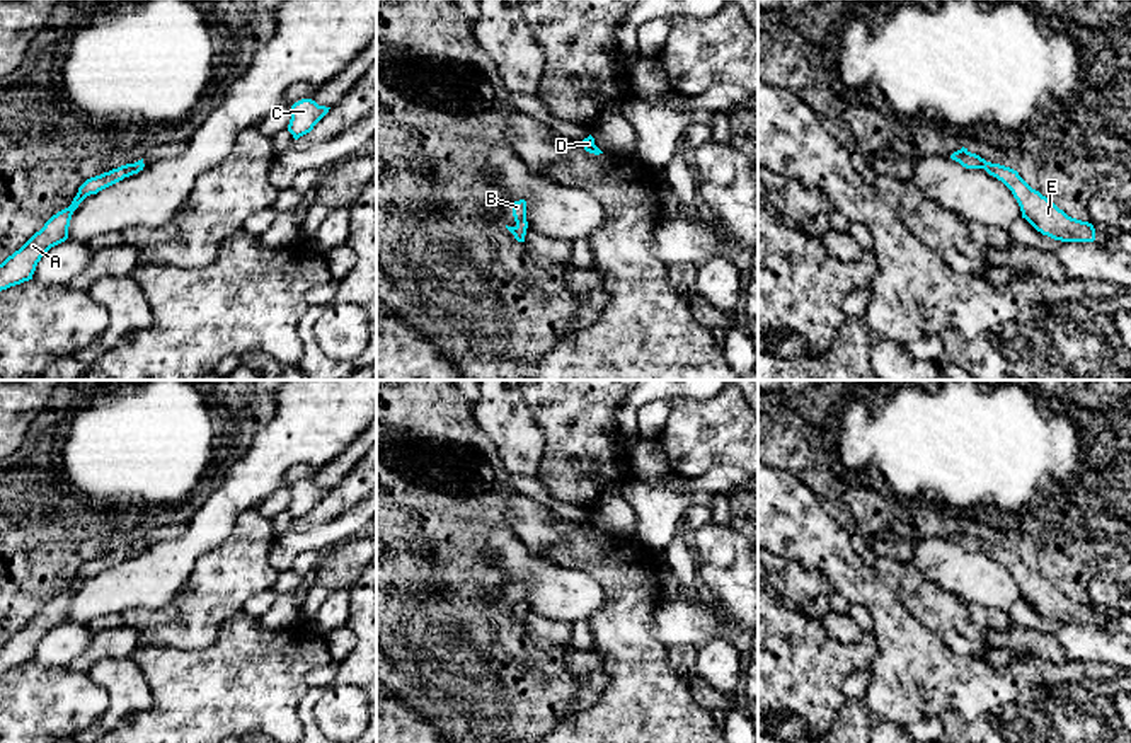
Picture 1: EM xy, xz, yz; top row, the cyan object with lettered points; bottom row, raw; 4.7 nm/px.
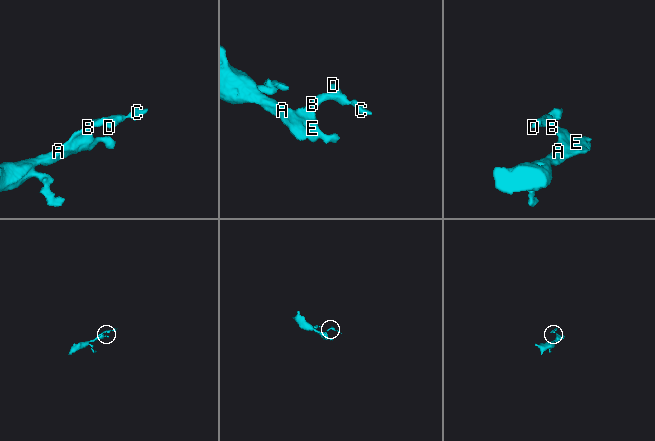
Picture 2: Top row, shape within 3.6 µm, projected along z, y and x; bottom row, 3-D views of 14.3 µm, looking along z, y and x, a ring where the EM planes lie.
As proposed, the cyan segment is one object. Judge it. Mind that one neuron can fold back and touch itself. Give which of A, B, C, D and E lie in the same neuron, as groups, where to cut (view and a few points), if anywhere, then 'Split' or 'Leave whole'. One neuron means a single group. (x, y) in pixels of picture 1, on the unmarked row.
Groups: A B C D E. No split. Leave whole

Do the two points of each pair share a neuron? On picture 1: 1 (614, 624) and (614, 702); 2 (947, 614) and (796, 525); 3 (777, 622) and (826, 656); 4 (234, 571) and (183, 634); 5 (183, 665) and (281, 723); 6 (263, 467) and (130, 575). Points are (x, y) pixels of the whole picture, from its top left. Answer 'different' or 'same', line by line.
1: same
2: different
3: same
4: same
5: same
6: same

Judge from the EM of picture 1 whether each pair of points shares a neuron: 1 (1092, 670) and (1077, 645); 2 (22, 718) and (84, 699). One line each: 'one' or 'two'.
1: two
2: one

